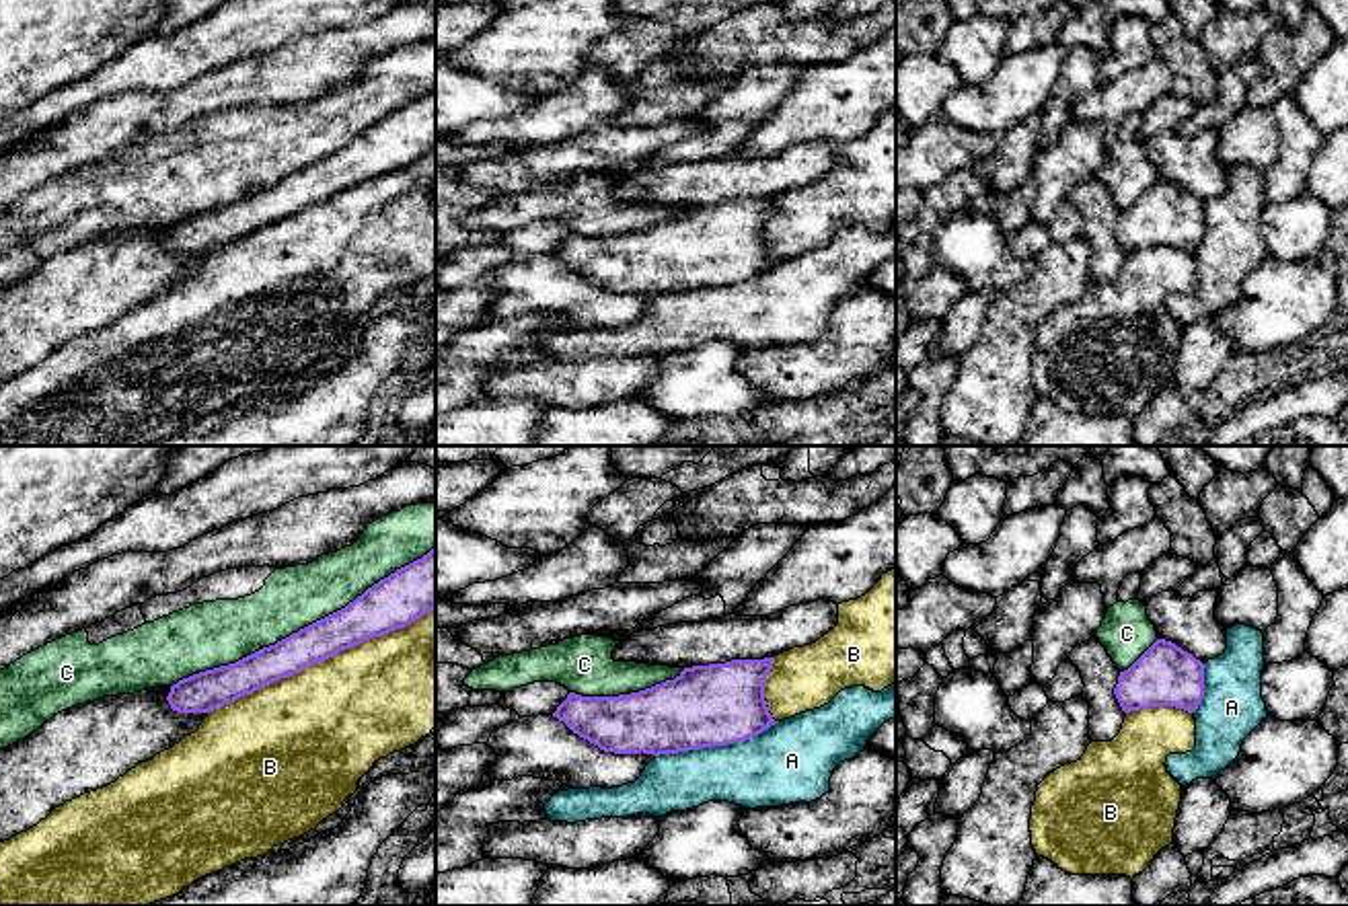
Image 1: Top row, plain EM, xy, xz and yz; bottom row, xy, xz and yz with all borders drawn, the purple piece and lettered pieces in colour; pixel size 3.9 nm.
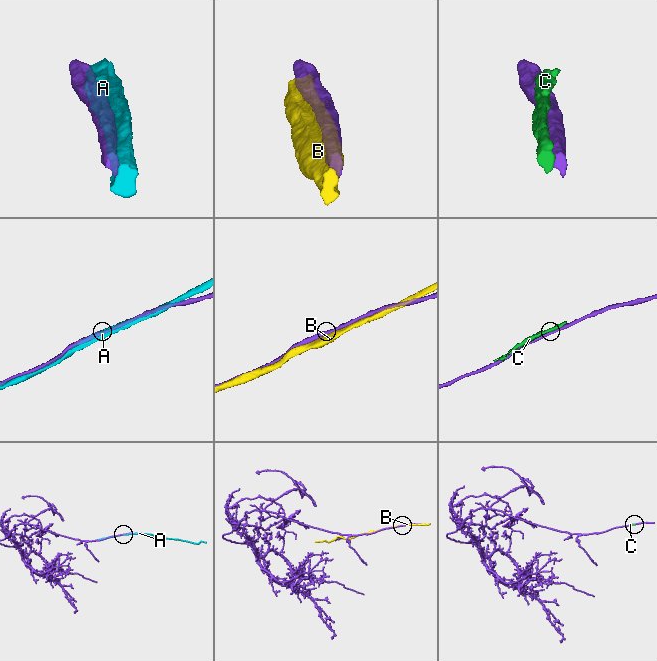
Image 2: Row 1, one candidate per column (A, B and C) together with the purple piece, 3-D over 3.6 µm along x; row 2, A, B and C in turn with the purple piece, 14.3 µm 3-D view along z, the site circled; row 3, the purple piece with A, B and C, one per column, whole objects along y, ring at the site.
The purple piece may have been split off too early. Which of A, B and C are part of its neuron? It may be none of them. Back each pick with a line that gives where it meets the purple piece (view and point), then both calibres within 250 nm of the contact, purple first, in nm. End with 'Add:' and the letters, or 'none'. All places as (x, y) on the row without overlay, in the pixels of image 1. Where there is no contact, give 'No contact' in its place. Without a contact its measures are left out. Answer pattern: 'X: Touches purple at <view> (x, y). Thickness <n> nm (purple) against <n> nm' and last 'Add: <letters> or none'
Add: none

